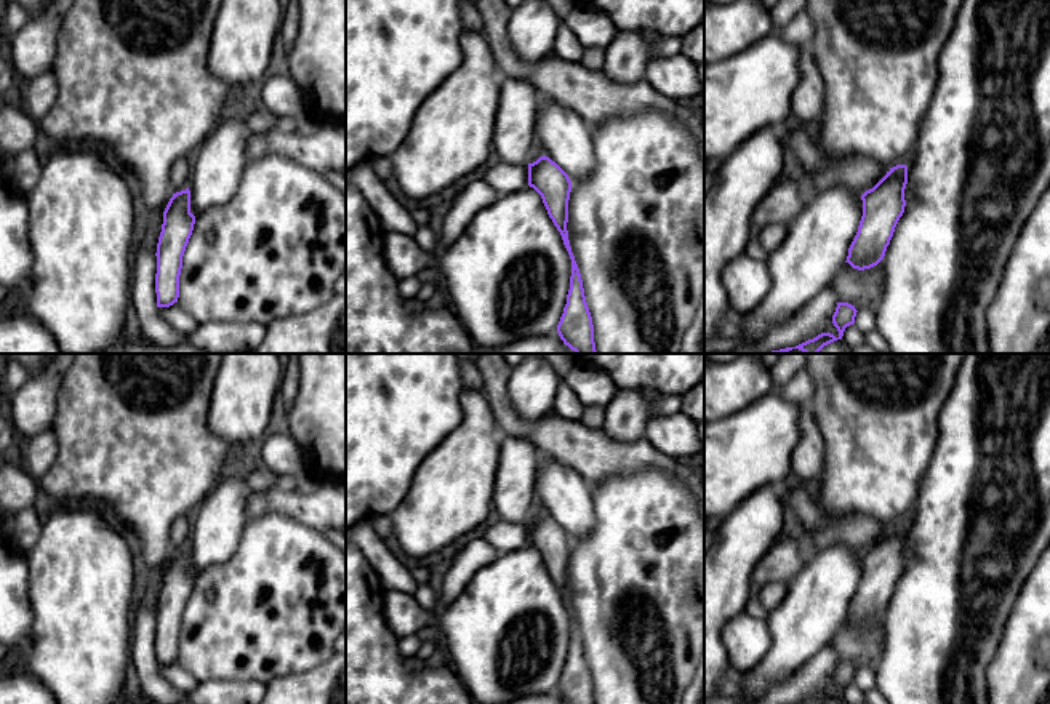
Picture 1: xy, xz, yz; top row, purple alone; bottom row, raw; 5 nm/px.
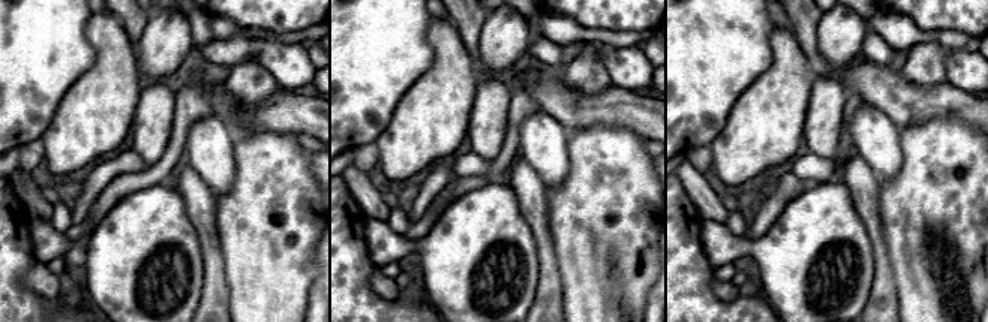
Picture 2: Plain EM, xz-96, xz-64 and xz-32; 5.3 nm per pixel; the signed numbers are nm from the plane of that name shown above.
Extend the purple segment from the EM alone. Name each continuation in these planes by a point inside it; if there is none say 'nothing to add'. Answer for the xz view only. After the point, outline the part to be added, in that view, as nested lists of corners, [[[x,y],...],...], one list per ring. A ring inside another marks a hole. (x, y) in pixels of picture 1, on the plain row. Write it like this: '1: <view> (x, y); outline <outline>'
nothing to add

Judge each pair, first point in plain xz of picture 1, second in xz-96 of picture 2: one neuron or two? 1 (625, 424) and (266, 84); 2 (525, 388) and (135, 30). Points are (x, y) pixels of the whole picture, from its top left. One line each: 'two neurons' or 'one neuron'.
1: one neuron
2: two neurons

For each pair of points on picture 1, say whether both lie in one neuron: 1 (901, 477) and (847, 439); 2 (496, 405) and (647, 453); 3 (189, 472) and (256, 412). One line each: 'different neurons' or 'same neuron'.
1: same neuron
2: same neuron
3: different neurons

